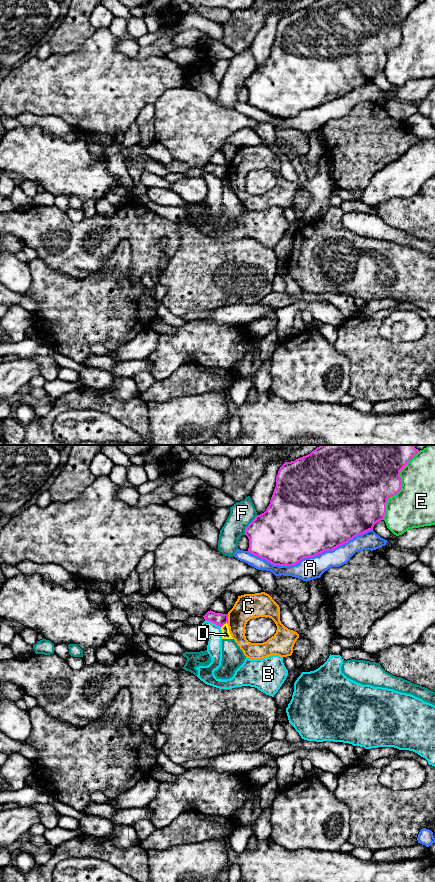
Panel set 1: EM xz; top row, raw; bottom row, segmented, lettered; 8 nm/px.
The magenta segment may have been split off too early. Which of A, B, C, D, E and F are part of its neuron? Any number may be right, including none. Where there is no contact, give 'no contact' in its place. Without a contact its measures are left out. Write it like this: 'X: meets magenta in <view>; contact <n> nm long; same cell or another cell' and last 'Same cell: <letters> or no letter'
A: meets magenta in xz; contact 1000 nm long; another cell
B: meets magenta in xz; contact 140 nm long; another cell
C: meets magenta in xz; contact 80 nm long; another cell
D: meets magenta in xz; contact 60 nm long; another cell
E: meets magenta in xz; contact 600 nm long; another cell
F: meets magenta in xz; contact 190 nm long; another cell
Same cell: no letter

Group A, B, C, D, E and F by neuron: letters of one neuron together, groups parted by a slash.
A / B / C / D F / E

